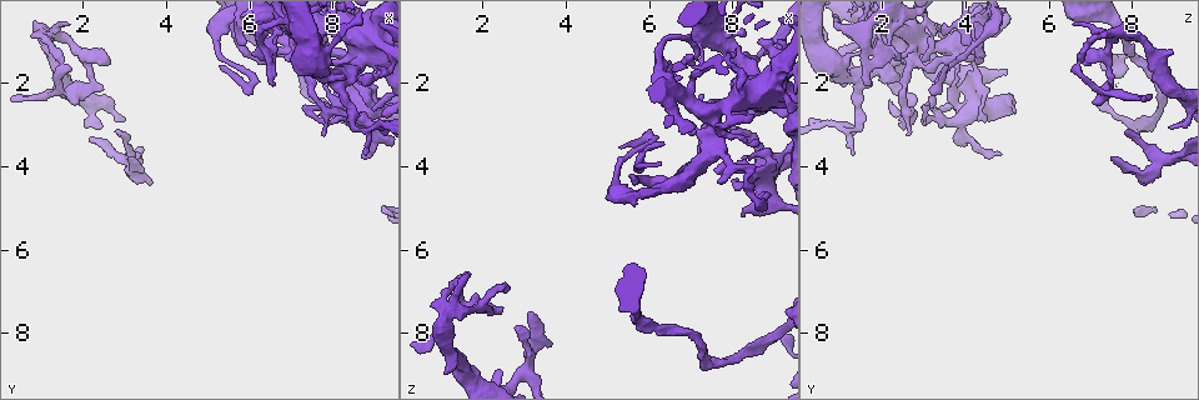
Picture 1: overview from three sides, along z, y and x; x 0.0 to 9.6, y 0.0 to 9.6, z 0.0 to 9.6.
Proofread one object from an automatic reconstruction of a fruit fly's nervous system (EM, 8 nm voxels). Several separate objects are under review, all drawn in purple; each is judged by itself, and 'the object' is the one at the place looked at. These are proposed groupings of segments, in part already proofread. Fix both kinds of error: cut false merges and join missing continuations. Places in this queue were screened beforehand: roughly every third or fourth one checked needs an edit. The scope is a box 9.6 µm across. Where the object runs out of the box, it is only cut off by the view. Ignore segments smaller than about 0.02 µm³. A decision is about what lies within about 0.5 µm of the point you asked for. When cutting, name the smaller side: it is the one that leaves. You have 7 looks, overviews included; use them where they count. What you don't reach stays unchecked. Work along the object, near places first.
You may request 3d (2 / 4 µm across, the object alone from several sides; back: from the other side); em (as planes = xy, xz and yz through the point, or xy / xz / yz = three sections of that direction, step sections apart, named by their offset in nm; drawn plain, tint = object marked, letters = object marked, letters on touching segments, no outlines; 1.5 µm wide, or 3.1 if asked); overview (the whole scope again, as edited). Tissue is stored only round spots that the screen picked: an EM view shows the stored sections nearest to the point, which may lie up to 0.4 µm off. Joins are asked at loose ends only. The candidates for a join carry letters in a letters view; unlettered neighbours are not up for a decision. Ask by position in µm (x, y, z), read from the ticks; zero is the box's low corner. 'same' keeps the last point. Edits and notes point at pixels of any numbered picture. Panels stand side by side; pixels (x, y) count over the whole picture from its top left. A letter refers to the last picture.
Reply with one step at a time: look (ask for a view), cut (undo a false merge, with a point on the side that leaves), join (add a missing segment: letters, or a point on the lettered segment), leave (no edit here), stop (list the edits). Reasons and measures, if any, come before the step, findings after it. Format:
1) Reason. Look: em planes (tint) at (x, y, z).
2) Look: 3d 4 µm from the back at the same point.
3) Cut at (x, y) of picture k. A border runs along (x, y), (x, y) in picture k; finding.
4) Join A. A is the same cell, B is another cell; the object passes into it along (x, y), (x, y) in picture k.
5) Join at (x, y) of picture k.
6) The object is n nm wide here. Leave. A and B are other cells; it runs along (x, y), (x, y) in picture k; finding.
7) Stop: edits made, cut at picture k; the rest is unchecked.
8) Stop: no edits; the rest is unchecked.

Look: 3d 4 µm from the back at (8.80, 3.65, 1.30).

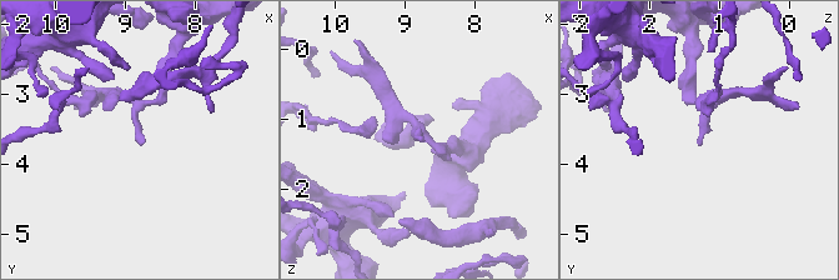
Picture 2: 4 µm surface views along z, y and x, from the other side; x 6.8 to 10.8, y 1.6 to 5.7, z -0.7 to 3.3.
Look: em planes (plain) at (8.75, 3.70, 1.25).

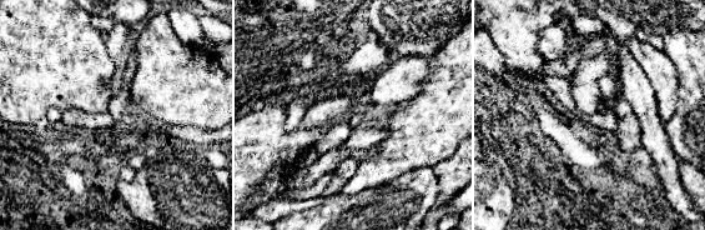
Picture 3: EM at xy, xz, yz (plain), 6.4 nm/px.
What lies round it. Look: em planes (letters) at the same point.

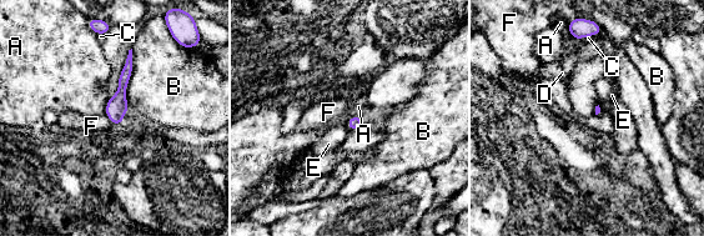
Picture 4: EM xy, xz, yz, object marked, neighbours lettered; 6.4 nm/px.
Leave. A, B, C, D, E and F are other cells; no lettered segment goes on from it.

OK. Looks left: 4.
Free end. Look: em yz step 4 (letters) at (6.65, 2.00, 1.60).

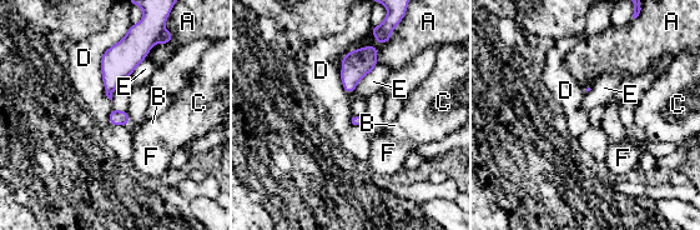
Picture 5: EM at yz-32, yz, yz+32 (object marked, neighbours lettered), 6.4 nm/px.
Leave. A, B, C, D, E and F are other cells; a border runs along (127, 31), (101, 56), (111, 103) in picture 5; none of them fits.

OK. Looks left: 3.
Look: 3d 2 µm at (6.00, 1.80, 3.45).

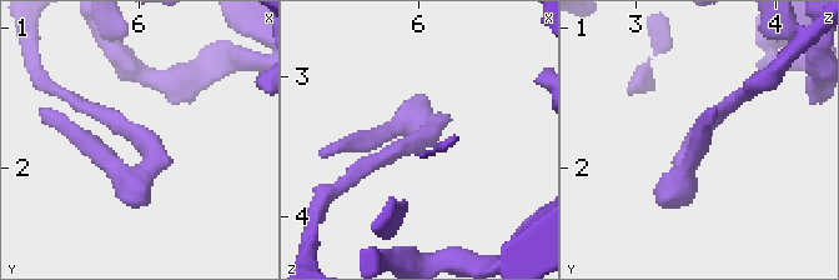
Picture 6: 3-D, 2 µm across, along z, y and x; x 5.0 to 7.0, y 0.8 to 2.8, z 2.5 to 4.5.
Need the tissue. Look: em xz step 8 (tint) at (6.04, 1.78, 3.44).

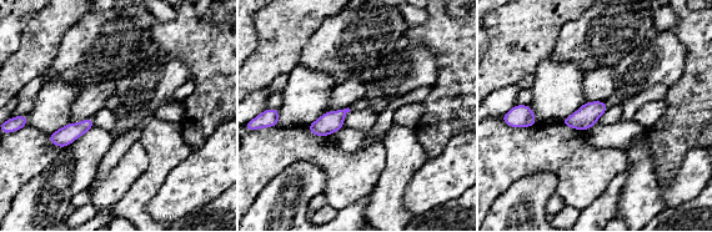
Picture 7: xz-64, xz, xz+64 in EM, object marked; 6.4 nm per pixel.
Look: em planes (letters) at the same point.

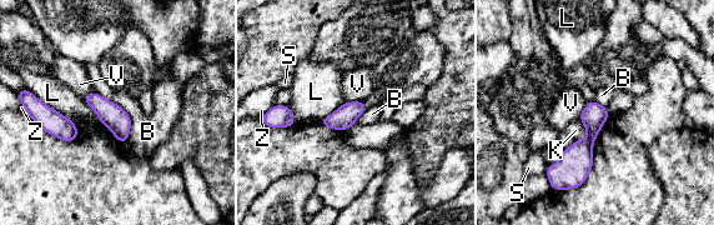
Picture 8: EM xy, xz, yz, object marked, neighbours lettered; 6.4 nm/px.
The object is 150 nm wide here. Leave. B, K, L, S, V and Z are other cells; a border runs along (95, 91), (129, 115), (126, 143) in picture 8; all the same cell.

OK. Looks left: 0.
Stop: no edits; the rest is unchecked.

